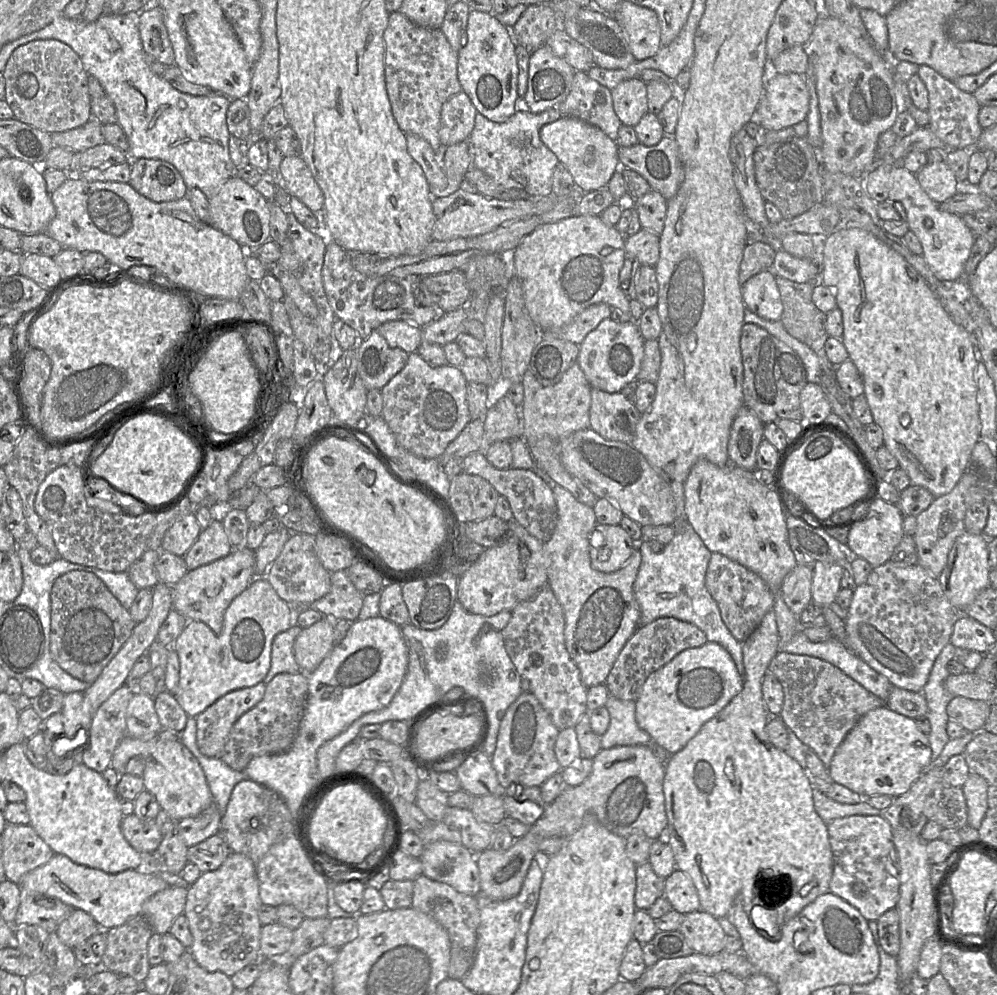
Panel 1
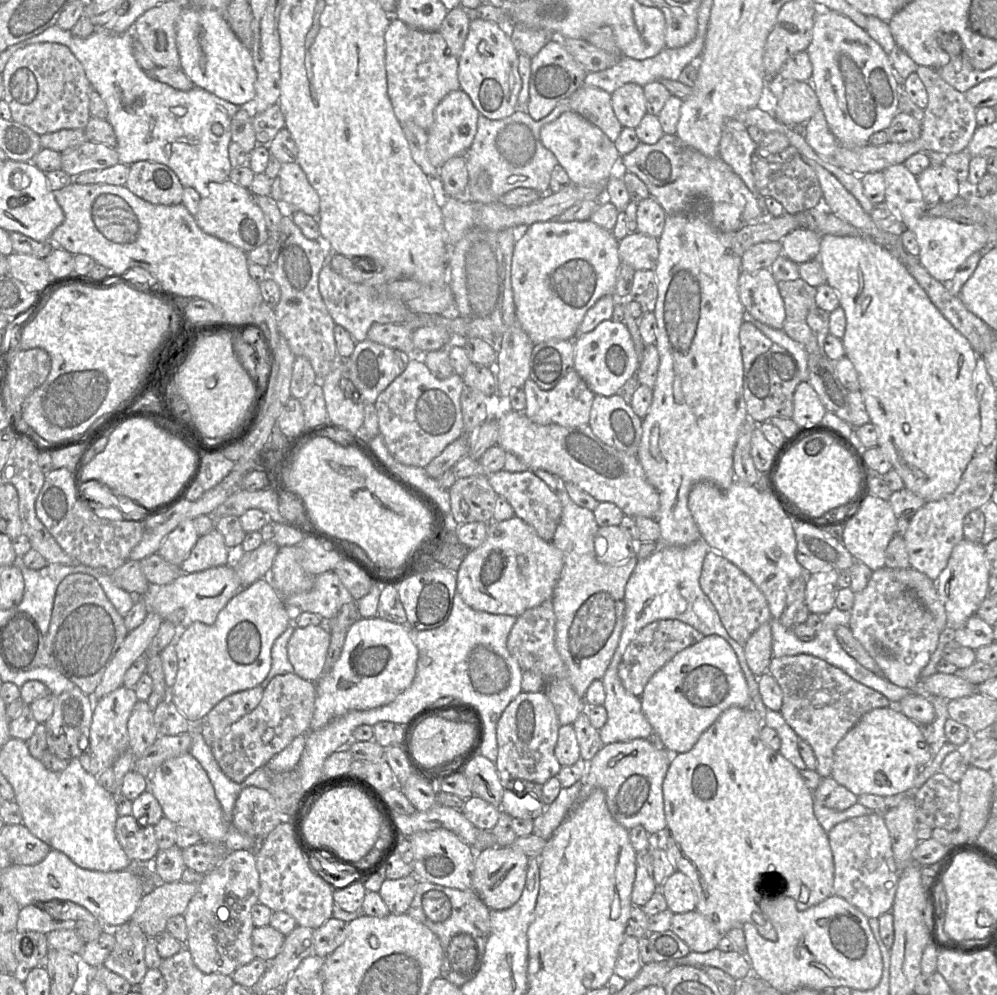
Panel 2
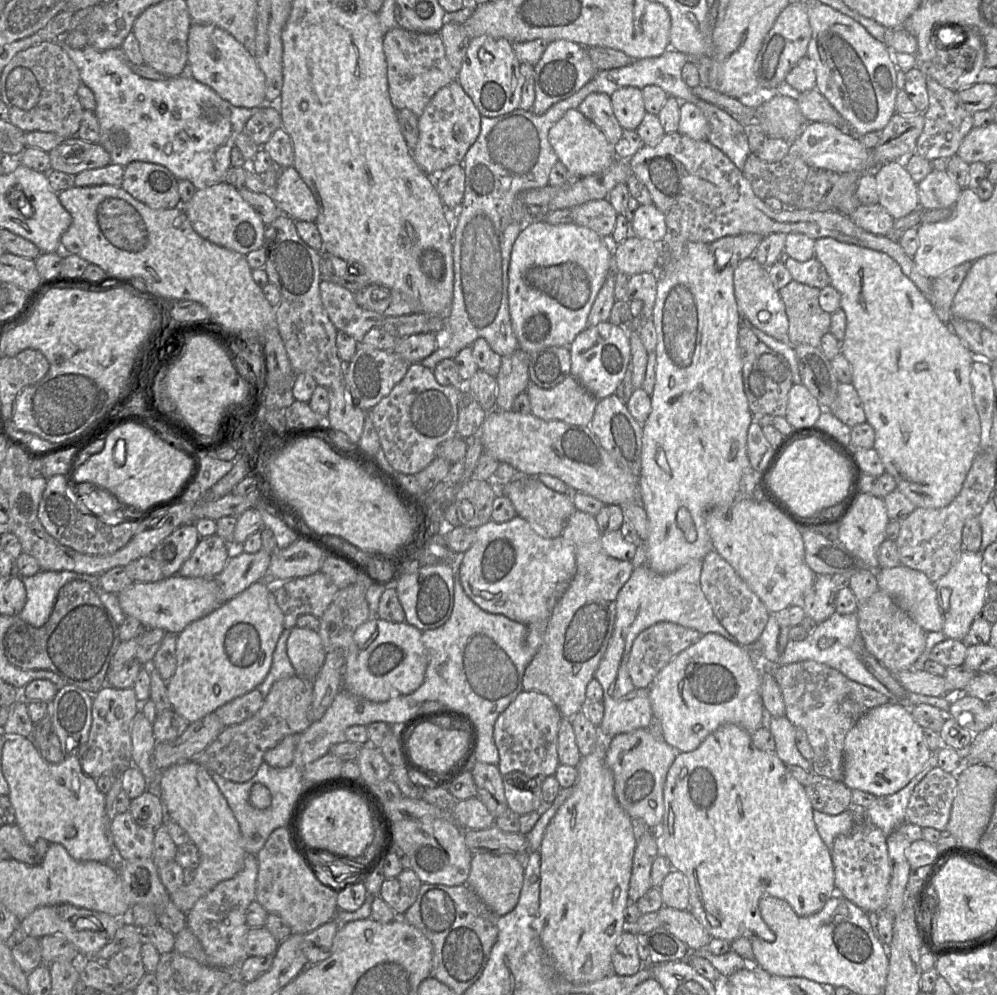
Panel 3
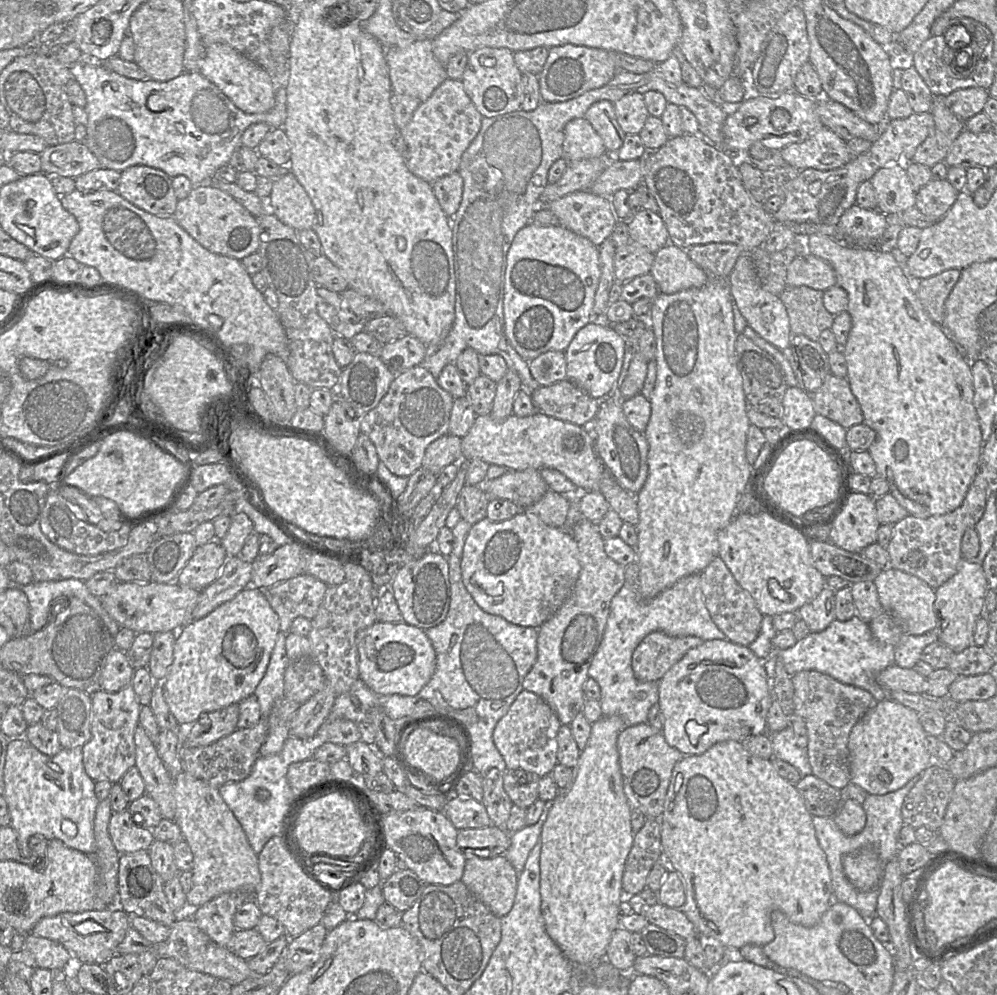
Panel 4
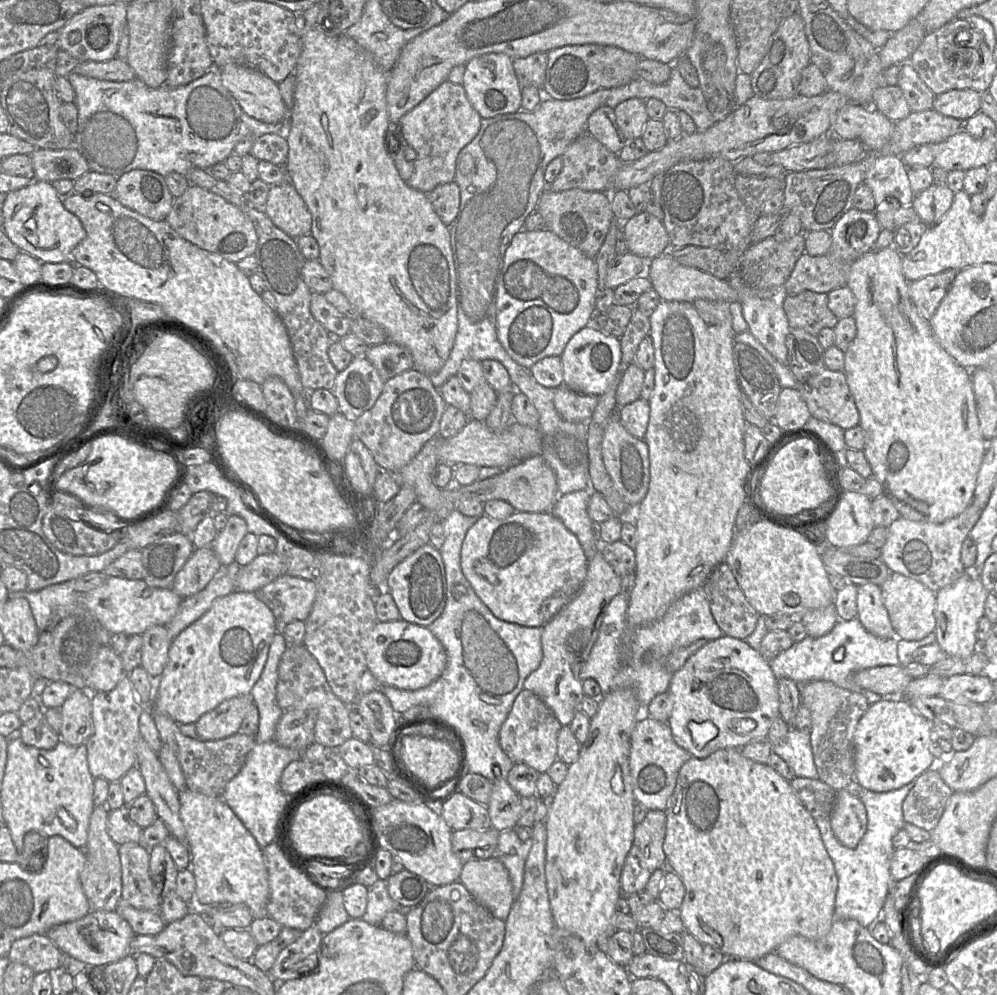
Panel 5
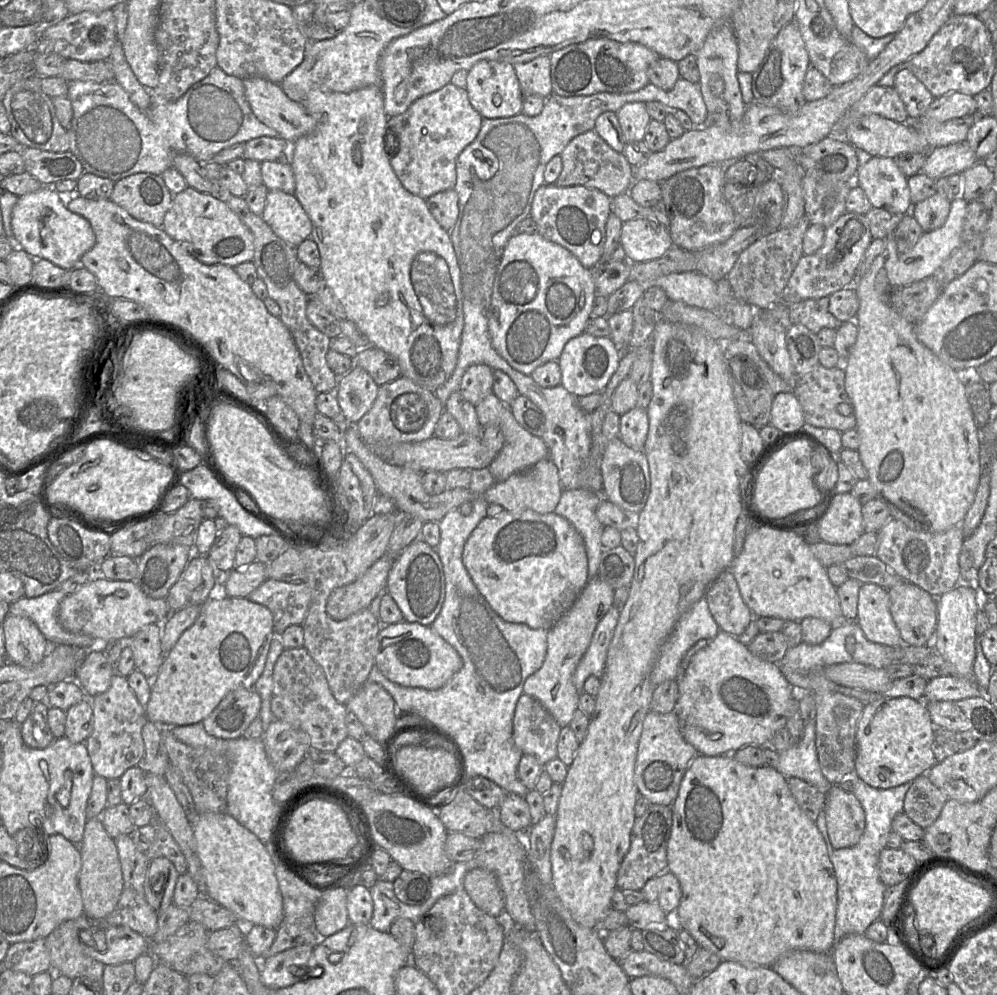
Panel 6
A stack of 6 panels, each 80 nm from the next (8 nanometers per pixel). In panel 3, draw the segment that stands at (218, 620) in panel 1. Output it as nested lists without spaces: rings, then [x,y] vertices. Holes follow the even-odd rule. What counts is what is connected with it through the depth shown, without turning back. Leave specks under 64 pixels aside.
[[[179,574],[151,583],[133,582],[117,596],[124,615],[138,619],[144,629],[160,628],[177,635],[189,624],[210,614],[223,604],[216,578],[189,578]]]

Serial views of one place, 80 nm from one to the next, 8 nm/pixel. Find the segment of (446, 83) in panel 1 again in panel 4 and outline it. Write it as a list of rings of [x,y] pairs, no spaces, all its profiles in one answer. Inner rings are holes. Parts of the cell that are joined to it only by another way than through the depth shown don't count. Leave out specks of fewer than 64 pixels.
[[[419,39],[406,47],[390,47],[385,51],[392,94],[408,95],[426,101],[433,91],[447,78],[446,66],[440,63],[432,51],[433,39]]]

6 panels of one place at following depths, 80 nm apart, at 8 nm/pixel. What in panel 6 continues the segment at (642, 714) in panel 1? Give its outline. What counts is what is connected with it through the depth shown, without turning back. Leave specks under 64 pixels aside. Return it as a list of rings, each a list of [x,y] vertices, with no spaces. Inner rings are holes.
[[[722,630],[693,656],[677,682],[679,695],[675,713],[681,734],[698,754],[708,757],[731,755],[749,745],[769,746],[775,733],[786,727],[790,702],[796,692],[778,664],[753,655],[736,637]]]

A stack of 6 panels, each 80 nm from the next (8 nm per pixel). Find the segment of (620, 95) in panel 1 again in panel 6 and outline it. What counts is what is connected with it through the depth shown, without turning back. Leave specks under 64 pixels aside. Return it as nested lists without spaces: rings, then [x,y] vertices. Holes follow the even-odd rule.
[[[629,102],[616,113],[627,142],[642,141],[651,117],[644,102]]]

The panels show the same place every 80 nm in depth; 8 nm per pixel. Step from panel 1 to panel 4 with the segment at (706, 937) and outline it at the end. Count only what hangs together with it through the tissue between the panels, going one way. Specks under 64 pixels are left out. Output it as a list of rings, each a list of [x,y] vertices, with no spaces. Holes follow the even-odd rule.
[[[658,902],[648,907],[642,915],[646,917],[649,924],[671,931],[684,940],[698,937],[695,926],[682,909],[670,908]]]

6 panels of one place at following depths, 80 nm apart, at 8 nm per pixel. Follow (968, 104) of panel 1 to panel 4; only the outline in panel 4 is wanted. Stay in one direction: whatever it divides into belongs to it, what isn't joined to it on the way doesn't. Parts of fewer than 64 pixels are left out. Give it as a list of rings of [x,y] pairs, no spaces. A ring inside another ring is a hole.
[[[934,95],[930,112],[934,119],[932,133],[921,143],[911,161],[933,167],[944,161],[955,139],[965,129],[965,122],[945,105],[945,96]]]

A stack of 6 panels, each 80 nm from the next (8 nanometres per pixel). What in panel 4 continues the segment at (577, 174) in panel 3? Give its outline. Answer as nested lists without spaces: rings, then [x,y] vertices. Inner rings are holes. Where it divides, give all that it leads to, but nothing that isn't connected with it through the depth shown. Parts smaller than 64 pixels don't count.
[[[575,118],[565,125],[562,157],[567,161],[599,157],[606,153],[601,137],[587,119]]]

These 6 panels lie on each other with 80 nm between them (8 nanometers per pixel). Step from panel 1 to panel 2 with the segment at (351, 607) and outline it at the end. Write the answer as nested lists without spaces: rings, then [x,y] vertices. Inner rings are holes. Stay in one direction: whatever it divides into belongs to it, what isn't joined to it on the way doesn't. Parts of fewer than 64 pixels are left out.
[[[334,571],[316,576],[311,590],[282,598],[289,619],[293,621],[296,621],[303,612],[311,612],[320,615],[323,619],[331,619],[344,604],[354,601]]]

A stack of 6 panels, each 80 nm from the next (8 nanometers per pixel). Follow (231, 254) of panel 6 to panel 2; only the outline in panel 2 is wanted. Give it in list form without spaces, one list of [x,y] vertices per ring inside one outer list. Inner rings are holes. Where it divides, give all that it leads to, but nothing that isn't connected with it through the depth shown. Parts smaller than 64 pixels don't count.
[[[228,179],[220,183],[209,183],[206,197],[201,198],[194,218],[203,232],[230,243],[246,253],[267,243],[268,230],[263,212],[255,202],[255,196],[249,189]]]

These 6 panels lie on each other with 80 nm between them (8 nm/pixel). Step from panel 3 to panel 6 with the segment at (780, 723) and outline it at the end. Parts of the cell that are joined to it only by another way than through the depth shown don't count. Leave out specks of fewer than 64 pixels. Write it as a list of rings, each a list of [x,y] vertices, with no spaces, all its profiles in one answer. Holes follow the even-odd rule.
[[[816,723],[804,724],[801,740],[796,745],[779,753],[776,770],[787,779],[799,778],[827,794],[832,784],[821,771],[815,744]]]

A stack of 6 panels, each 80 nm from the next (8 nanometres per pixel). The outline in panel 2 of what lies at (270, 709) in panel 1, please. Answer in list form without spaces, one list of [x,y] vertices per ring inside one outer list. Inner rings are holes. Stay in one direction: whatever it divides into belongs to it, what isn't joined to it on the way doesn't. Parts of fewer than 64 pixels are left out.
[[[295,673],[277,675],[263,692],[258,706],[233,723],[212,747],[212,754],[222,772],[241,783],[259,767],[284,750],[297,736],[310,731],[316,698],[315,682]]]

